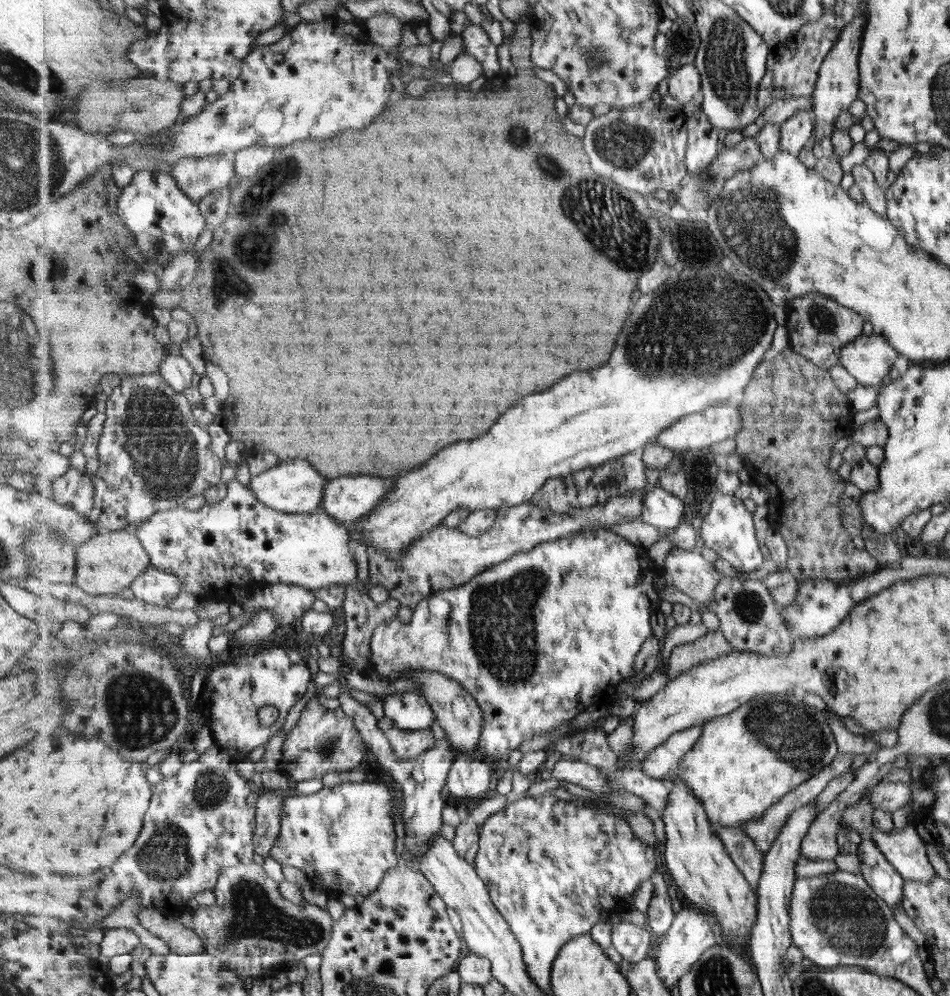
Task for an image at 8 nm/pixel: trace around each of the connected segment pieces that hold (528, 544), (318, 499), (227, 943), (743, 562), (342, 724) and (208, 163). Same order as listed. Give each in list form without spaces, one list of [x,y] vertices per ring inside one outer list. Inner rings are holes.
[[[649,489],[619,494],[611,497],[606,503],[586,509],[575,509],[572,513],[556,513],[531,501],[503,507],[497,510],[495,526],[481,537],[471,537],[459,528],[450,528],[442,524],[431,533],[417,539],[400,558],[388,558],[376,546],[369,544],[370,586],[384,586],[401,605],[414,610],[422,600],[431,595],[468,583],[484,569],[505,562],[514,554],[529,552],[543,542],[559,541],[587,529],[641,519],[647,491]]]
[[[282,460],[275,468],[267,470],[251,477],[249,487],[255,493],[255,496],[269,508],[297,513],[312,513],[321,511],[321,503],[324,499],[324,490],[326,482],[329,481],[323,474],[319,474],[307,460]]]
[[[252,862],[247,865],[235,865],[234,867],[227,867],[224,869],[218,882],[218,886],[213,890],[216,894],[217,901],[213,906],[199,906],[196,911],[188,910],[187,912],[183,912],[177,916],[177,920],[181,922],[183,925],[187,925],[192,929],[195,929],[195,934],[199,934],[199,938],[205,942],[205,953],[211,954],[219,959],[221,959],[227,966],[228,969],[235,971],[237,974],[240,974],[243,980],[245,978],[249,978],[249,976],[253,979],[256,979],[257,976],[267,976],[271,973],[275,973],[281,970],[287,963],[293,962],[294,964],[305,958],[305,956],[311,955],[322,955],[322,953],[326,950],[327,946],[329,946],[331,942],[331,938],[333,938],[332,928],[335,925],[333,918],[331,918],[331,914],[323,908],[319,908],[319,906],[315,906],[315,904],[307,904],[303,903],[301,905],[297,905],[295,902],[291,902],[286,900],[283,897],[283,894],[280,892],[279,884],[275,882],[273,878],[267,874],[264,870],[263,864],[257,864],[257,862]]]
[[[719,493],[712,502],[711,510],[705,517],[700,536],[702,542],[710,547],[720,558],[729,561],[740,572],[753,572],[763,566],[763,552],[755,532],[753,512],[749,512],[743,504],[743,499],[737,495]]]
[[[314,697],[302,712],[297,726],[285,736],[282,747],[282,758],[277,766],[281,773],[288,774],[297,782],[323,778],[325,774],[335,770],[351,770],[365,764],[365,754],[370,754],[369,746],[361,740],[362,732],[357,730],[355,720],[340,706],[339,708],[327,709],[318,703]],[[337,718],[337,724],[335,724]]]
[[[227,155],[185,157],[170,172],[178,185],[197,204],[214,190],[236,182],[234,160]]]

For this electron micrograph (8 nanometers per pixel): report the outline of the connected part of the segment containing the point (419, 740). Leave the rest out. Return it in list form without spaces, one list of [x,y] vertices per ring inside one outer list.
[[[386,716],[378,720],[378,725],[385,732],[386,739],[391,744],[397,758],[403,761],[414,759],[436,745],[431,729],[403,730]]]

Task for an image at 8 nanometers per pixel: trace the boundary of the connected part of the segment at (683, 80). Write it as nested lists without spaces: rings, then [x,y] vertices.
[[[693,64],[683,65],[668,79],[670,96],[685,105],[700,97],[702,76]]]

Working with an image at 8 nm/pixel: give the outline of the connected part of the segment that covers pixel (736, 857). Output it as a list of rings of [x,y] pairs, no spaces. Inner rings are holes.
[[[716,826],[731,858],[757,894],[759,881],[761,881],[761,875],[763,875],[766,853],[755,844],[753,838],[746,833],[743,827]]]

